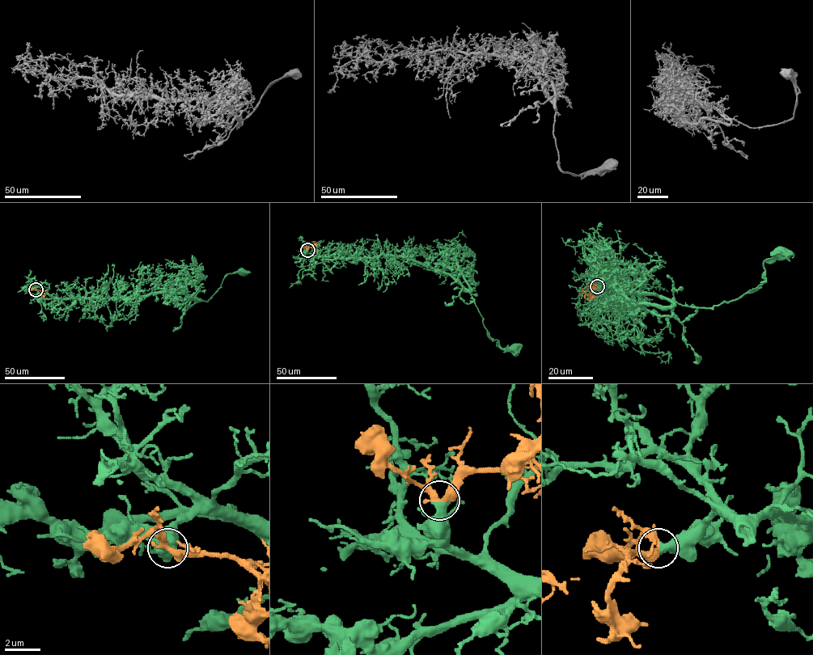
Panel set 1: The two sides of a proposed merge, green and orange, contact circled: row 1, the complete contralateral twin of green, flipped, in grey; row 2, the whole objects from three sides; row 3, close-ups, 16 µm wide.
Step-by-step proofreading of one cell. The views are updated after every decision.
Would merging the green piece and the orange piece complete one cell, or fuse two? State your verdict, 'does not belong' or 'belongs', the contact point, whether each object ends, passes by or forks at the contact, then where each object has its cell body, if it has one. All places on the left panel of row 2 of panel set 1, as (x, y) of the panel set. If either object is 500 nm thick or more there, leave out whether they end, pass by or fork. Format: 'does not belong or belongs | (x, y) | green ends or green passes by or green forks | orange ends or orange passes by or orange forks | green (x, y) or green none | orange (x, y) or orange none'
belongs | (35, 289) | green (242, 272) | orange none

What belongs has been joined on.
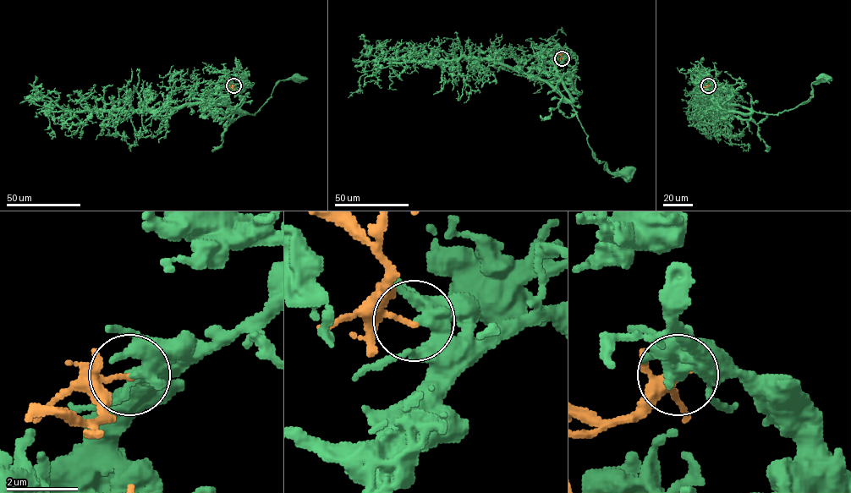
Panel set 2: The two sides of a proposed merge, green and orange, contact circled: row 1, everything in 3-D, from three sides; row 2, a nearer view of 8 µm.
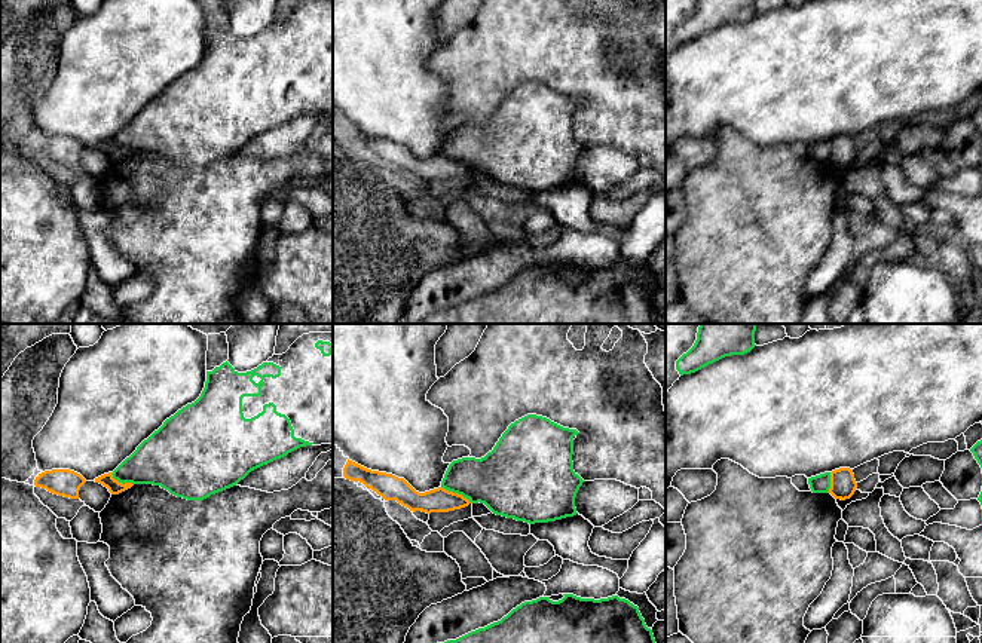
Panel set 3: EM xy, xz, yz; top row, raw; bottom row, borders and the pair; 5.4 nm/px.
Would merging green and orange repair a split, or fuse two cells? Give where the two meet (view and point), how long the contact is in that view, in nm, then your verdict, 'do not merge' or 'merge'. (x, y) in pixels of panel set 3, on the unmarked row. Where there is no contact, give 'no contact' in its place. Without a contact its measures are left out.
contact xz (456, 159); length 190 nm; do not merge

